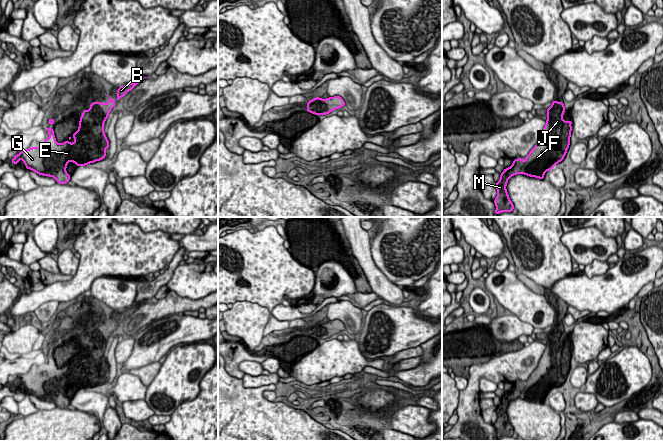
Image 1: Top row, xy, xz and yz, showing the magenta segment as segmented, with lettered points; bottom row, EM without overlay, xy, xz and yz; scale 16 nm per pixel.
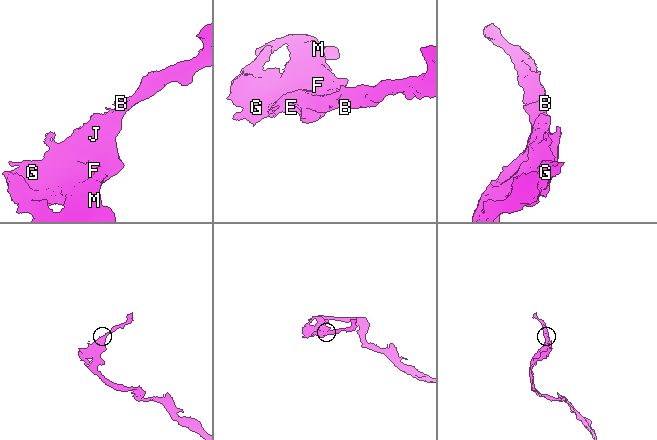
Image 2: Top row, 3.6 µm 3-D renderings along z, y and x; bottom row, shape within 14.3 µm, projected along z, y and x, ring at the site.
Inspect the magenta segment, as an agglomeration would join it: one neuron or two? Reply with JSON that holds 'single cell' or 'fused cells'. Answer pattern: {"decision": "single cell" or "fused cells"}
{"decision": "single cell"}

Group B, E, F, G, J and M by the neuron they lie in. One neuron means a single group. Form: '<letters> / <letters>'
B E F G J M

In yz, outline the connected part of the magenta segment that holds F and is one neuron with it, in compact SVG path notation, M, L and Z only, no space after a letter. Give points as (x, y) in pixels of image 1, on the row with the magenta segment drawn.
M556 100L552 102L552 105L547 108L547 120L543 128L543 131L539 137L538 143L534 148L529 152L526 158L518 158L513 160L512 165L509 168L505 168L504 171L500 174L501 178L496 182L497 196L493 201L496 205L495 214L501 212L512 212L514 205L509 198L506 185L510 177L516 174L525 174L530 177L535 177L539 179L544 179L544 175L548 170L551 170L557 163L561 162L564 159L564 156L567 153L567 150L570 145L570 137L572 131L572 120L564 121L563 115L565 112L565 106L563 102L557 102Z

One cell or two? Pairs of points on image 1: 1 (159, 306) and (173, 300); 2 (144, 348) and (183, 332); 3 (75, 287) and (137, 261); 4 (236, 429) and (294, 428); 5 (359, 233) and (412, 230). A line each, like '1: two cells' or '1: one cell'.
1: one cell
2: one cell
3: one cell
4: one cell
5: two cells

